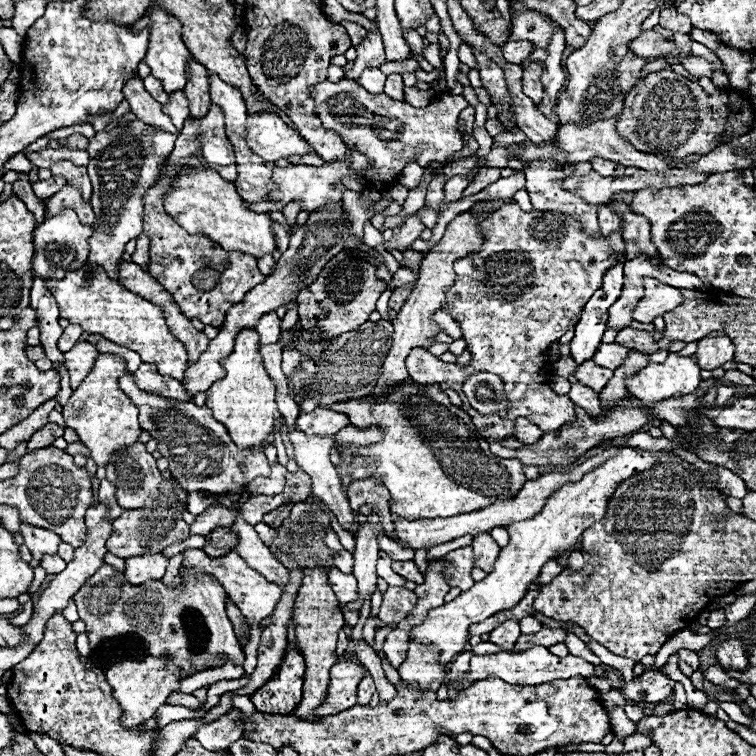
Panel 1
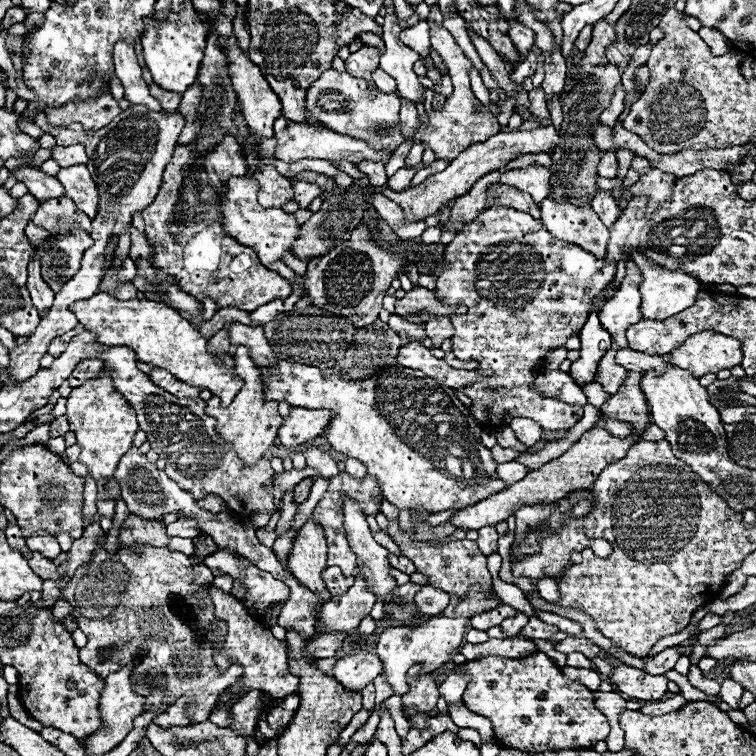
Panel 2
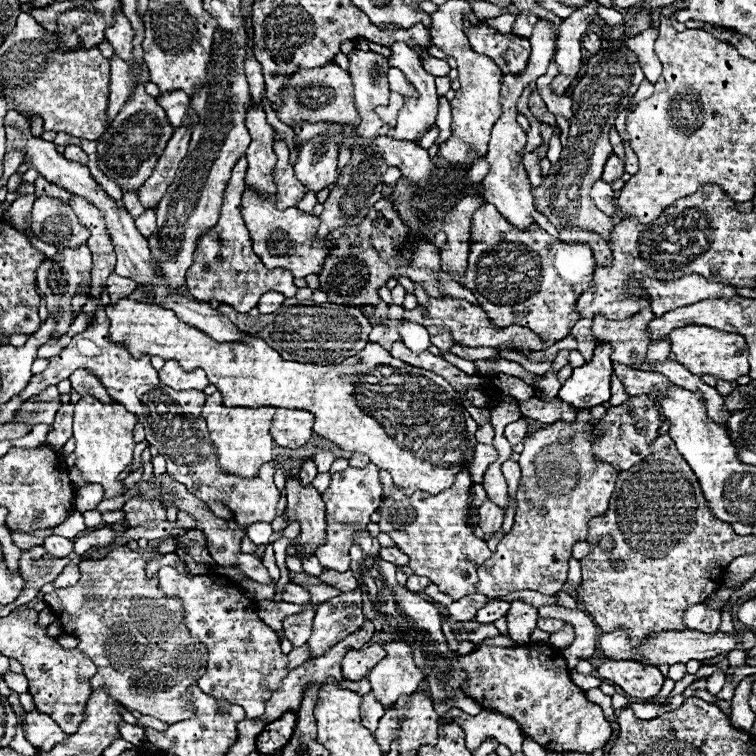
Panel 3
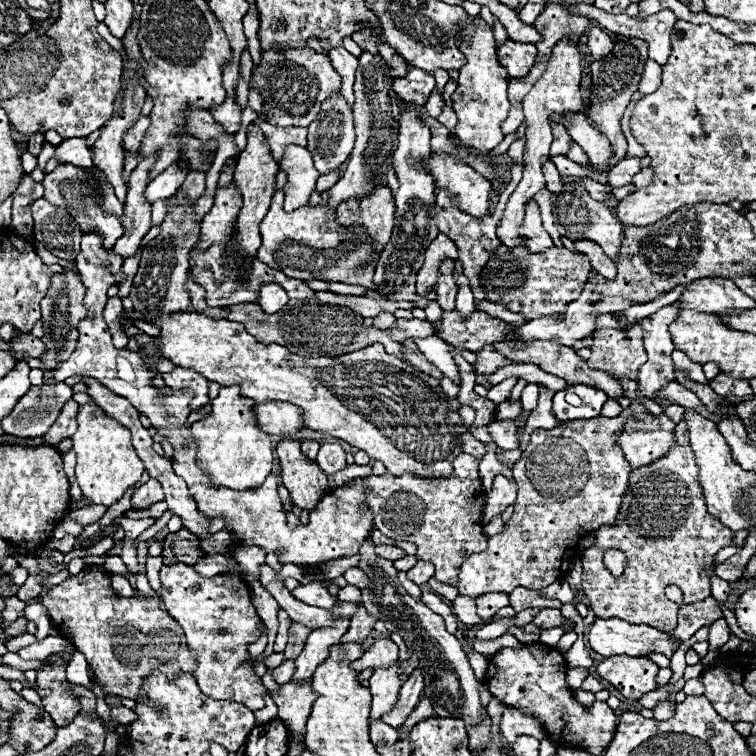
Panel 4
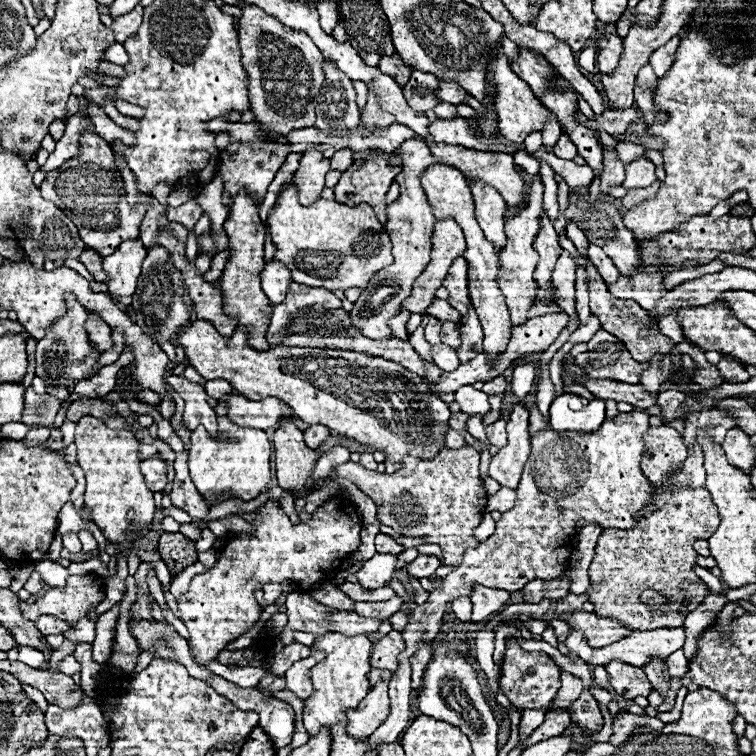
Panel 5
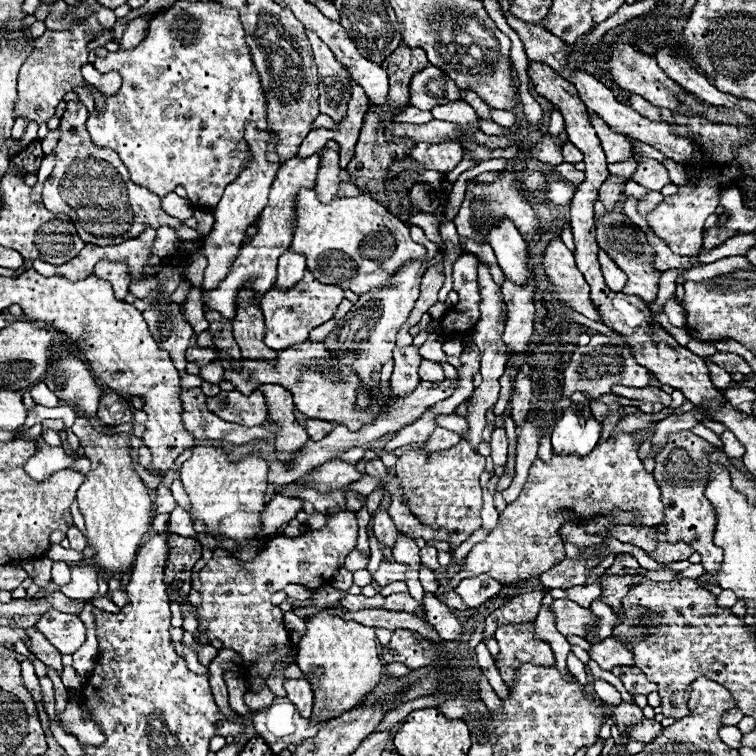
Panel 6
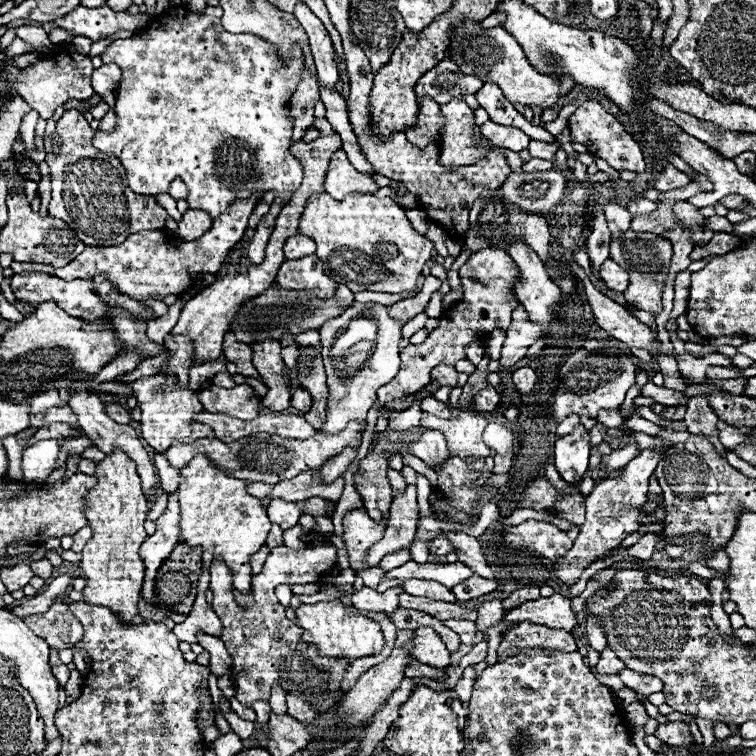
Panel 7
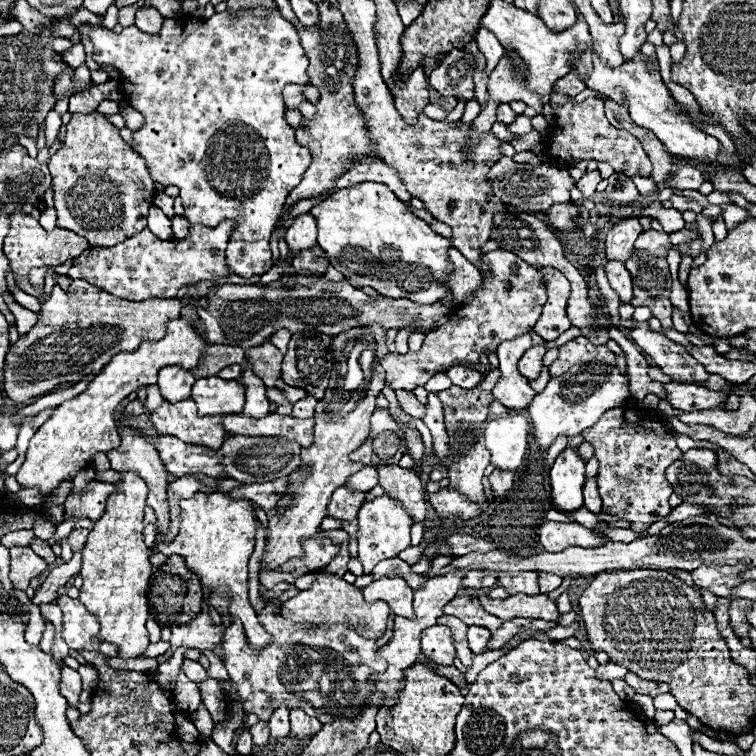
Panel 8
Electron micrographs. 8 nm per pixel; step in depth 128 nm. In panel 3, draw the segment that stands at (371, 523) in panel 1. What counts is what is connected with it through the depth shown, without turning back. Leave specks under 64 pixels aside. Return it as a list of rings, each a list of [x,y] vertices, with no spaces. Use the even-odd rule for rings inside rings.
[[[358,588],[320,604],[316,610],[312,636],[308,640],[312,652],[310,658],[322,656],[326,650],[330,650],[330,646],[338,644],[342,638],[358,630],[364,620],[366,618],[362,612],[362,594]]]

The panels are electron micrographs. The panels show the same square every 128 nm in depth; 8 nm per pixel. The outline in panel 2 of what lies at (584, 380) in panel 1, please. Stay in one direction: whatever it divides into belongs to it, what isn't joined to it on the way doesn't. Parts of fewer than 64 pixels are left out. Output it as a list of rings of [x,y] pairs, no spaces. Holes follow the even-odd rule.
[[[613,341],[612,348],[602,356],[602,362],[598,362],[598,372],[594,374],[594,382],[600,384],[608,394],[618,392],[618,386],[626,378],[626,370],[618,364],[614,364],[614,350],[618,350],[618,345]]]

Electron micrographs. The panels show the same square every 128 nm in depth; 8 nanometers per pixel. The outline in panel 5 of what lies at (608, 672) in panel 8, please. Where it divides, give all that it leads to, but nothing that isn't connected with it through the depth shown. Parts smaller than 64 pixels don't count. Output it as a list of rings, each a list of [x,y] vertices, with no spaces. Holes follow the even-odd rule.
[[[684,626],[682,628],[662,628],[662,630],[634,630],[630,636],[626,636],[624,640],[620,642],[614,642],[606,648],[600,648],[600,650],[594,650],[588,646],[586,638],[582,632],[576,632],[572,630],[572,634],[564,640],[564,646],[568,648],[570,654],[576,654],[578,658],[582,658],[586,664],[592,664],[592,666],[606,666],[606,662],[610,660],[624,660],[628,662],[630,666],[636,666],[636,668],[644,668],[652,658],[658,658],[658,660],[664,660],[668,658],[672,652],[680,650],[684,646],[684,640],[686,640],[686,634],[684,634]]]

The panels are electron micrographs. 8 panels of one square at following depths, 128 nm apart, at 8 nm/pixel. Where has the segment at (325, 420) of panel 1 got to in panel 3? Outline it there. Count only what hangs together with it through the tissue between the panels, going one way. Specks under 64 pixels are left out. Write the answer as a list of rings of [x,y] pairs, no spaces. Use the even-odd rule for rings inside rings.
[[[276,408],[270,434],[278,446],[300,448],[312,438],[314,434],[312,424],[314,424],[314,414],[308,410]]]

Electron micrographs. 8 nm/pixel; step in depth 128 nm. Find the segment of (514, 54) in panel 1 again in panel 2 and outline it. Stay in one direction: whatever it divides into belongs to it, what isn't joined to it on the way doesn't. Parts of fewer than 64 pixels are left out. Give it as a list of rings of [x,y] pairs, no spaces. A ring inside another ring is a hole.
[[[512,24],[510,38],[512,38],[514,46],[516,46],[518,52],[520,52],[520,60],[524,60],[526,54],[528,54],[528,50],[530,50],[532,44],[534,44],[534,32],[532,32],[530,28],[526,28],[524,24]]]

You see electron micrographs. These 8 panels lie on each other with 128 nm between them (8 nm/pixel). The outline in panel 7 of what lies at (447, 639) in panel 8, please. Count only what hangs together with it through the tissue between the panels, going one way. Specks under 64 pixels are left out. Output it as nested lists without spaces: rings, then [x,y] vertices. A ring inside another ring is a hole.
[[[416,628],[414,648],[410,650],[410,656],[434,668],[446,668],[450,664],[450,652],[432,628]]]

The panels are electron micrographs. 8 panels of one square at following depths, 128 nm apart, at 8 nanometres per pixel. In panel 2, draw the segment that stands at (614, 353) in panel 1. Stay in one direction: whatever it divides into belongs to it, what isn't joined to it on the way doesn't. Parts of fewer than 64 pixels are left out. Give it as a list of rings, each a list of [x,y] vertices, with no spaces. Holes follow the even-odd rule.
[[[618,348],[614,362],[624,366],[626,370],[638,370],[638,372],[646,372],[650,368],[654,368],[656,372],[668,370],[668,364],[660,356],[636,352],[636,350],[630,350],[630,348]]]

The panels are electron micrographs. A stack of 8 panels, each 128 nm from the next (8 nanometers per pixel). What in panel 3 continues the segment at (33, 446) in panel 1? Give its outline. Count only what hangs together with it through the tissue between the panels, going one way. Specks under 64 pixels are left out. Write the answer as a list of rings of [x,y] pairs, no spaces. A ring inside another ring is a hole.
[[[62,404],[60,410],[58,410],[58,414],[56,414],[54,424],[48,430],[46,444],[52,446],[54,450],[56,448],[62,448],[64,442],[68,438],[72,438],[72,412],[74,412],[74,406],[72,404]]]

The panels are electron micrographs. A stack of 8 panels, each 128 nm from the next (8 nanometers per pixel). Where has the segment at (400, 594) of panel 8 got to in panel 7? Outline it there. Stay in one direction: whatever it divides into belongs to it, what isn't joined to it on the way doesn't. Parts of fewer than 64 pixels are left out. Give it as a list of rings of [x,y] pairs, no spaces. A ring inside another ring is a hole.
[[[362,588],[352,594],[352,606],[368,612],[394,612],[398,610],[398,594],[402,592],[402,588],[390,588],[386,592]]]

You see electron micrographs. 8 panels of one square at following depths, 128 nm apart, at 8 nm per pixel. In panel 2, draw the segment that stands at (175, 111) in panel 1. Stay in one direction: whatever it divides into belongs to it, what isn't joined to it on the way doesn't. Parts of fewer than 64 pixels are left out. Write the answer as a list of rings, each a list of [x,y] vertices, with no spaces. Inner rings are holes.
[[[124,110],[106,128],[94,130],[94,132],[86,132],[80,124],[70,126],[70,128],[54,128],[48,124],[45,113],[40,112],[36,116],[35,124],[54,136],[58,146],[70,146],[78,142],[86,146],[86,152],[90,158],[86,166],[92,172],[92,178],[98,186],[100,202],[98,202],[98,214],[92,220],[92,230],[90,230],[94,244],[86,250],[78,274],[74,274],[74,278],[70,278],[70,282],[66,282],[66,286],[62,286],[62,290],[56,294],[48,316],[40,320],[38,328],[28,338],[28,342],[10,350],[10,368],[8,368],[10,378],[22,380],[22,378],[30,378],[30,374],[36,374],[40,368],[38,362],[46,354],[48,344],[76,326],[76,320],[74,324],[68,324],[74,318],[68,306],[76,300],[86,300],[100,292],[100,284],[104,276],[108,274],[108,268],[104,268],[104,260],[106,260],[106,250],[108,250],[108,244],[112,242],[112,236],[120,236],[132,224],[132,216],[136,212],[144,212],[146,206],[150,206],[150,202],[156,198],[156,192],[162,182],[162,172],[172,158],[172,152],[178,144],[178,136],[186,120],[180,112],[148,112],[144,120],[146,120],[144,126],[148,128],[148,140],[128,140],[128,110]]]

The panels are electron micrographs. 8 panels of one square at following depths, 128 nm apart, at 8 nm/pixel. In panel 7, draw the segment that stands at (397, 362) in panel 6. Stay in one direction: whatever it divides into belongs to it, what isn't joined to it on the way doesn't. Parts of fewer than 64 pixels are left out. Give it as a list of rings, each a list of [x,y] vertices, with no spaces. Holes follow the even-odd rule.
[[[490,248],[490,250],[478,250],[474,252],[464,266],[460,266],[458,276],[460,276],[460,284],[464,288],[464,298],[460,300],[460,304],[452,306],[446,310],[446,320],[440,320],[440,326],[420,344],[420,346],[412,346],[408,344],[406,348],[400,350],[400,370],[398,374],[384,384],[378,390],[378,402],[384,406],[386,402],[392,402],[394,398],[402,398],[406,394],[412,394],[414,390],[424,388],[426,384],[430,384],[430,370],[438,364],[454,364],[456,360],[464,360],[464,348],[470,342],[482,340],[484,336],[488,336],[496,326],[500,328],[508,328],[510,326],[510,314],[514,312],[516,306],[520,306],[520,302],[516,300],[516,294],[512,290],[512,282],[516,280],[516,268],[512,264],[512,258],[508,258],[508,254],[504,254],[498,248]]]

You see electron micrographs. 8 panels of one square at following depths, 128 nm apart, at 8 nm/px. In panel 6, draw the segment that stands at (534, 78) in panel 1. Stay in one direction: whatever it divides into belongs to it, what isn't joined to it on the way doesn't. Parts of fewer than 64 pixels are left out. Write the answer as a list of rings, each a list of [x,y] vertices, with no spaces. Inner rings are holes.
[[[566,142],[566,144],[562,146],[562,156],[564,156],[564,160],[570,162],[570,164],[582,162],[582,152],[580,152],[578,148],[574,148],[570,142]]]

